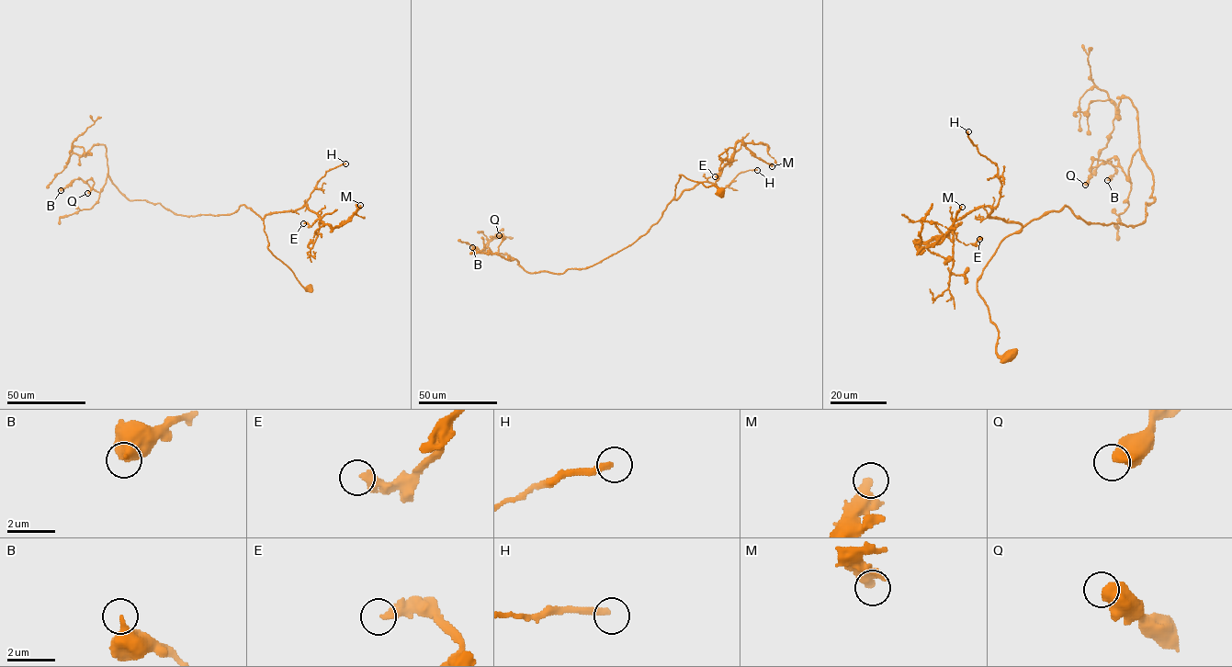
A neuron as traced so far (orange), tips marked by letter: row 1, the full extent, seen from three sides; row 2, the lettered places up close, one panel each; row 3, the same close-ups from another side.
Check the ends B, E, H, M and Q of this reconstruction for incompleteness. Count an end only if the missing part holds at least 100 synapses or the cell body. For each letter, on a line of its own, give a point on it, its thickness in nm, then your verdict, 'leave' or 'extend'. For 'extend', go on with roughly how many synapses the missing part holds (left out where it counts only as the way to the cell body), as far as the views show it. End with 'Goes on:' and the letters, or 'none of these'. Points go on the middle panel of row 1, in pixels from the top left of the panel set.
B: at (472, 247); 380 nm thick; leave
E: at (715, 176); 380 nm thick; leave
H: at (757, 170); 260 nm thick; leave
M: at (772, 166); 320 nm thick; extend; about 150 synapses
Q: at (499, 235); 600 nm thick; leave
Goes on: M

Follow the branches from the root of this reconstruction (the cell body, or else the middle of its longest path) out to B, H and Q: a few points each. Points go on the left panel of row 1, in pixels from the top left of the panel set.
B: (309, 288), (243, 205), (175, 214), (129, 200), (107, 174), (99, 192), (79, 178), (61, 190)
H: (309, 288), (268, 248), (263, 218), (300, 209), (326, 172), (345, 163)
Q: (309, 288), (243, 205), (175, 214), (129, 200), (107, 174), (99, 192), (88, 179), (87, 193)

